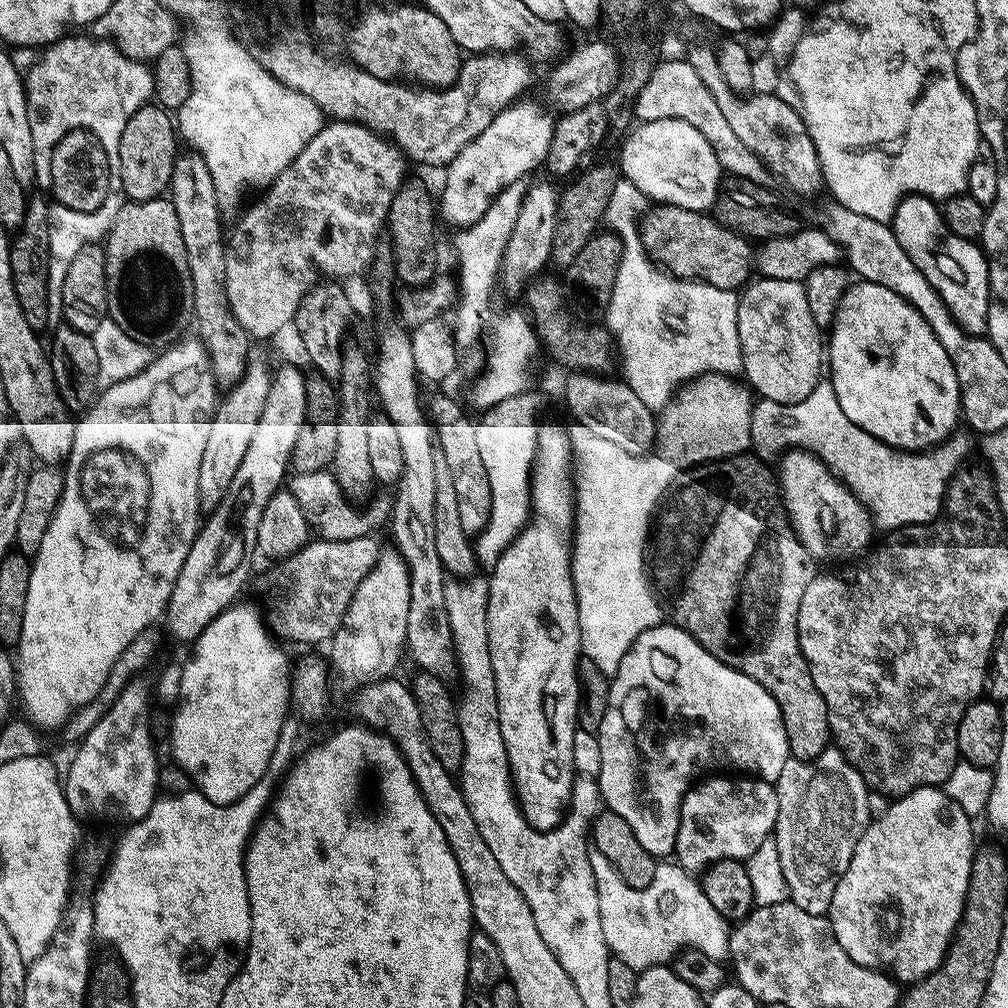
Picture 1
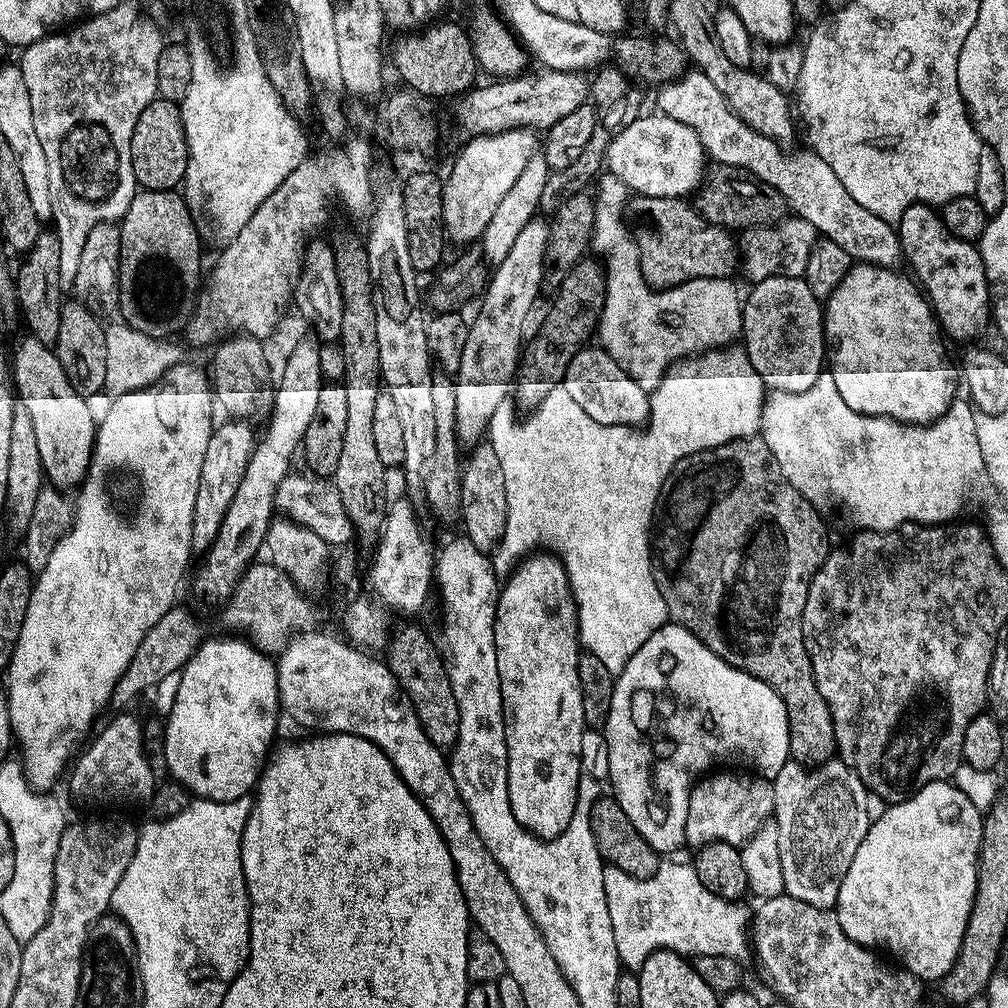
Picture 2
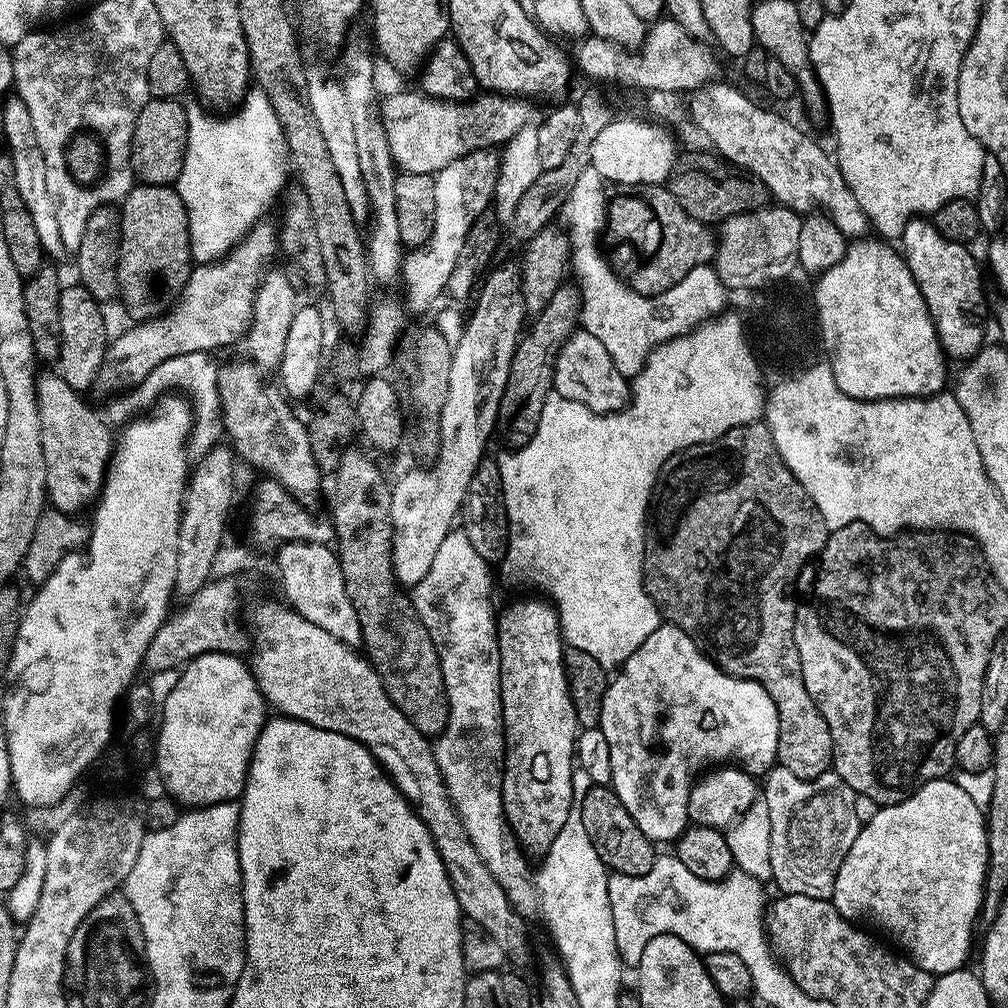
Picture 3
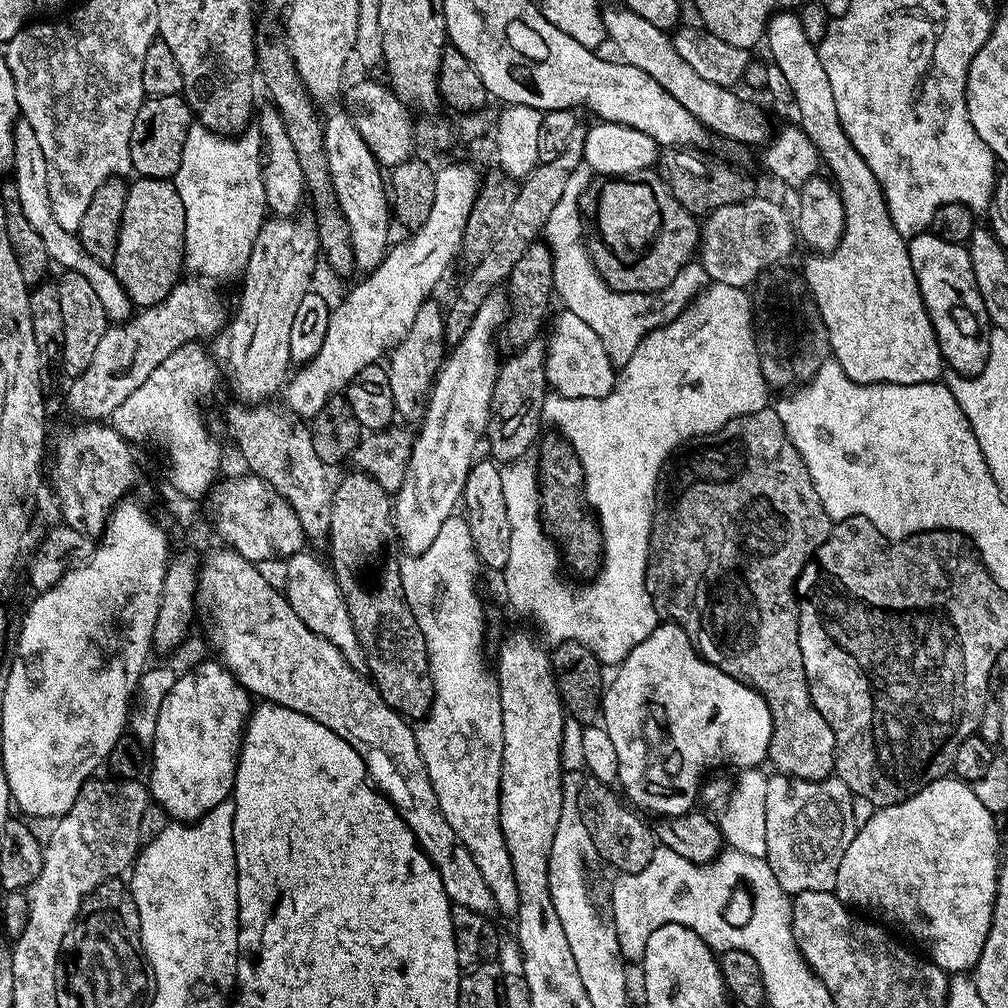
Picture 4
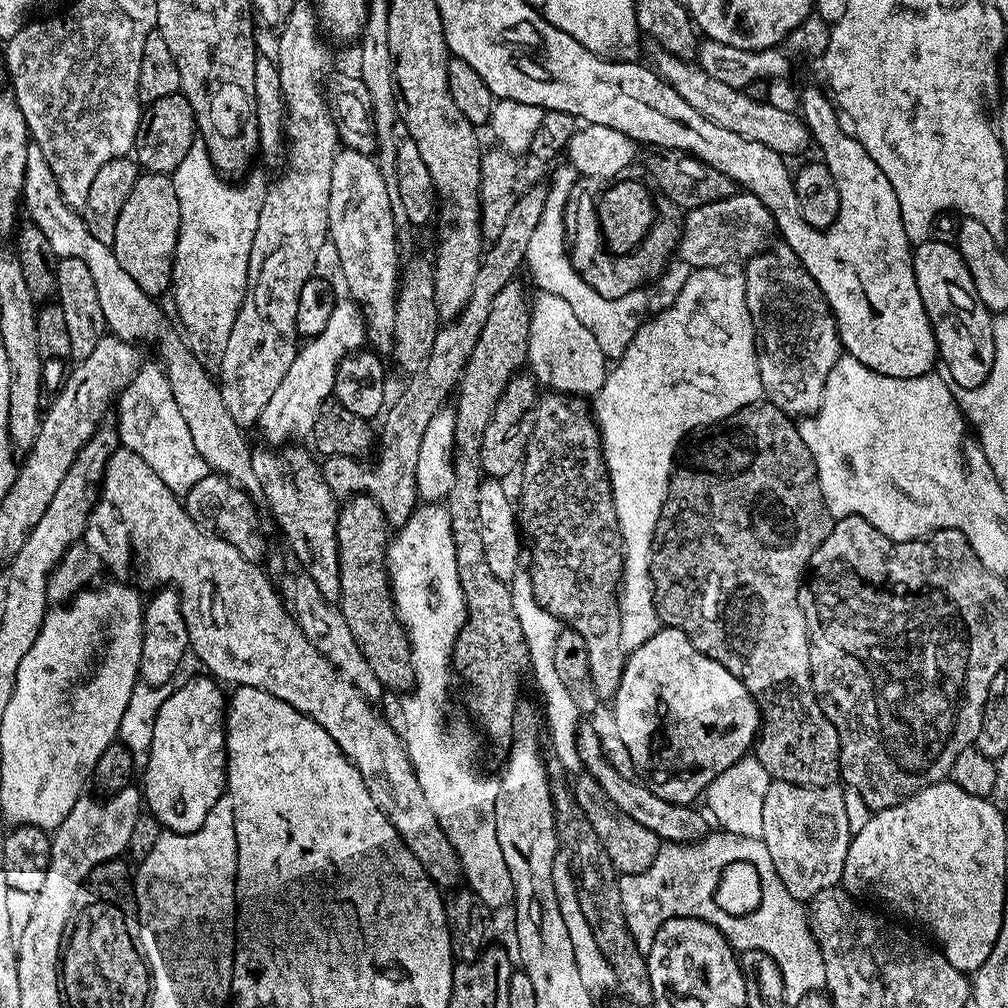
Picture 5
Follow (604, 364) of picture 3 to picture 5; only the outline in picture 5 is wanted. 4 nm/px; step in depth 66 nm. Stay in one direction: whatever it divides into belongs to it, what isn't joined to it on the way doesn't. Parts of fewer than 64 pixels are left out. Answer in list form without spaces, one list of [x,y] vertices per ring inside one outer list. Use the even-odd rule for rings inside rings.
[[[537,291],[535,295],[530,300],[532,317],[528,339],[527,367],[531,375],[553,393],[573,398],[595,397],[604,385],[606,357],[594,339],[594,334],[590,334],[590,330],[578,322],[578,314],[574,314],[566,298],[542,291]]]

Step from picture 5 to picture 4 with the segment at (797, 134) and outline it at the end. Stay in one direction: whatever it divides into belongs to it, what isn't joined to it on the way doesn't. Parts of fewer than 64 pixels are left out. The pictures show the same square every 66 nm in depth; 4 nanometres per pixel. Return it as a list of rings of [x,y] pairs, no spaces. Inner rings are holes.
[[[617,6],[603,13],[604,31],[607,39],[612,40],[614,47],[620,51],[619,59],[630,66],[638,66],[654,82],[662,85],[666,91],[698,122],[704,125],[709,133],[717,132],[720,136],[725,136],[728,140],[737,140],[740,144],[760,144],[763,145],[769,139],[768,120],[764,117],[763,112],[748,100],[743,100],[731,88],[714,86],[714,82],[706,82],[706,78],[701,78],[694,72],[694,66],[688,62],[682,62],[682,58],[672,45],[672,39],[665,29],[653,26],[651,22],[646,22],[646,18],[638,18],[628,8]]]

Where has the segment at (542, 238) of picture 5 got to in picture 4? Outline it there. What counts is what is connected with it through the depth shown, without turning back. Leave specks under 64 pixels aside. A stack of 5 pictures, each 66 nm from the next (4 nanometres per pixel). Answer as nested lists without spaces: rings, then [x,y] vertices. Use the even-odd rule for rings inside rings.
[[[585,163],[570,170],[561,201],[555,203],[542,236],[552,252],[552,287],[558,300],[564,303],[563,307],[567,311],[578,314],[578,318],[582,318],[582,322],[586,322],[586,326],[590,326],[594,334],[598,334],[613,365],[622,366],[632,357],[634,350],[638,350],[642,338],[684,313],[684,309],[709,283],[709,278],[699,262],[689,262],[678,274],[678,278],[674,278],[674,282],[670,282],[670,286],[666,286],[661,292],[616,292],[612,289],[592,264],[587,243],[583,239],[580,241],[584,228],[580,225],[580,208],[576,203],[592,179],[594,173]]]

